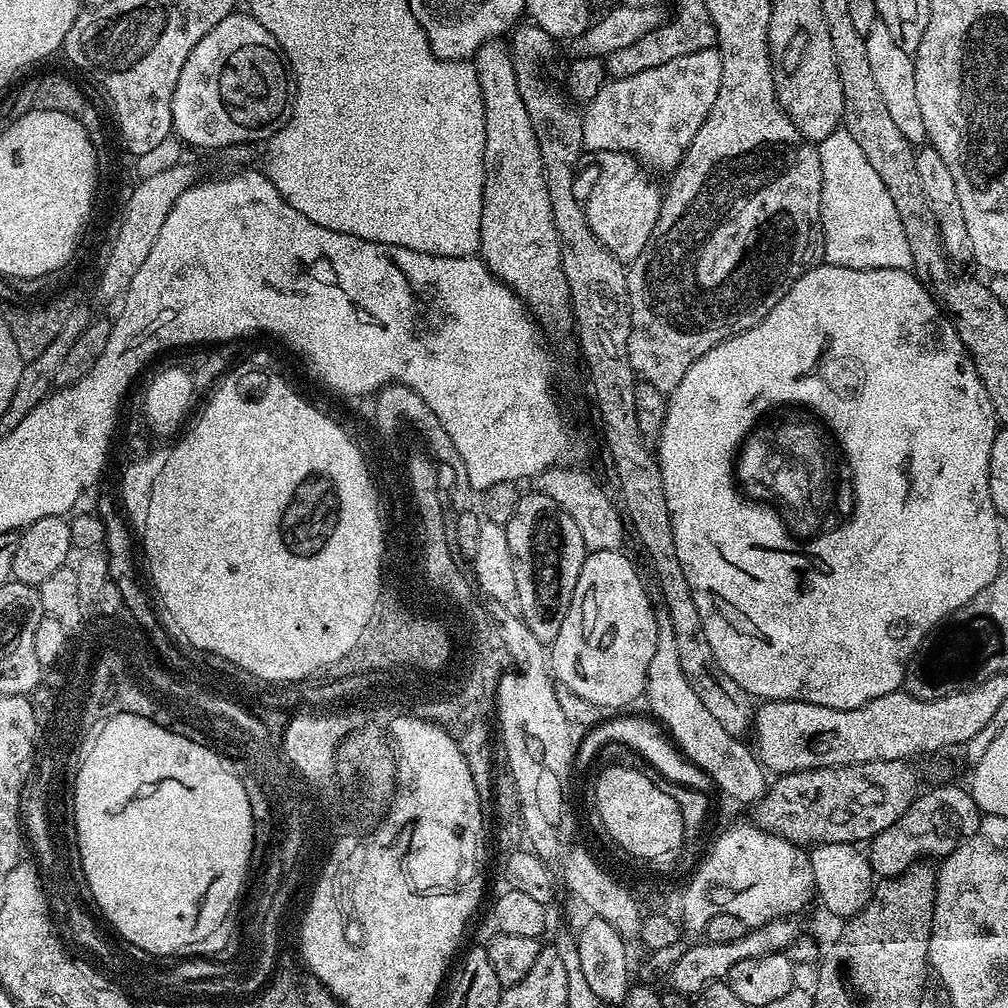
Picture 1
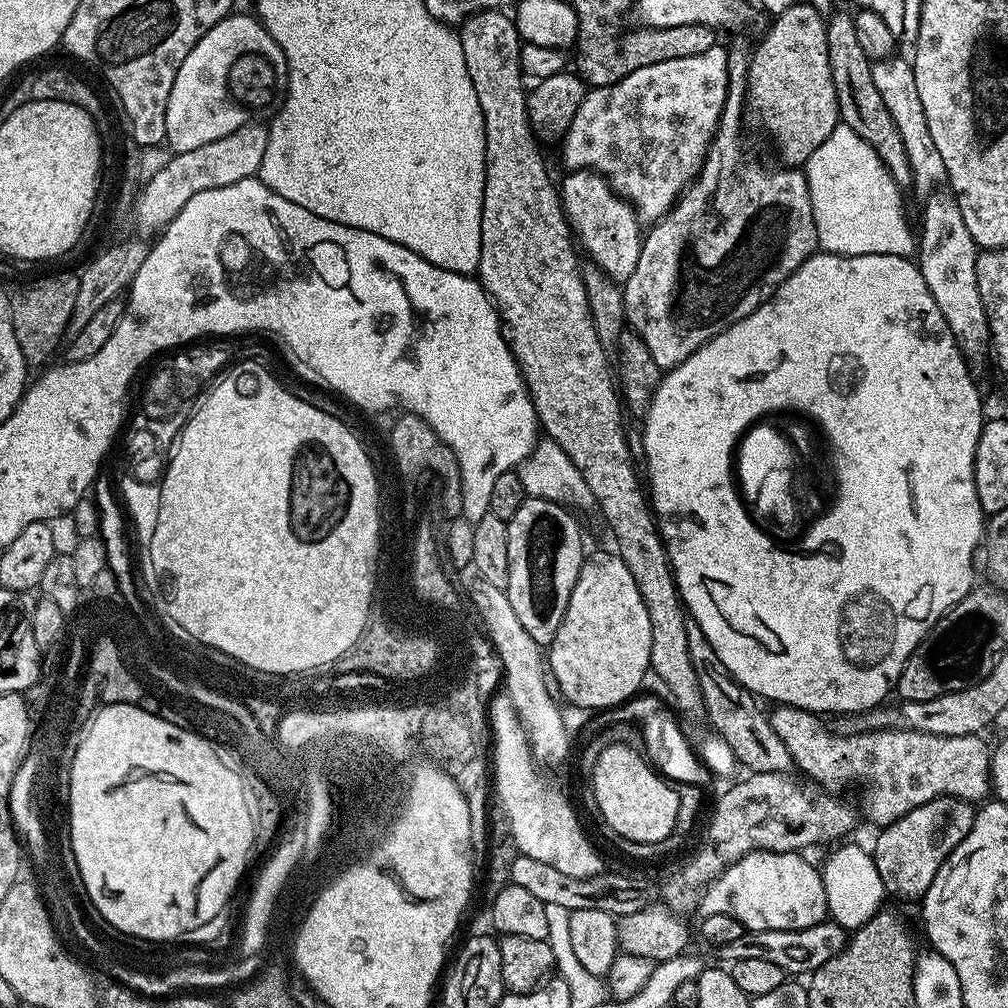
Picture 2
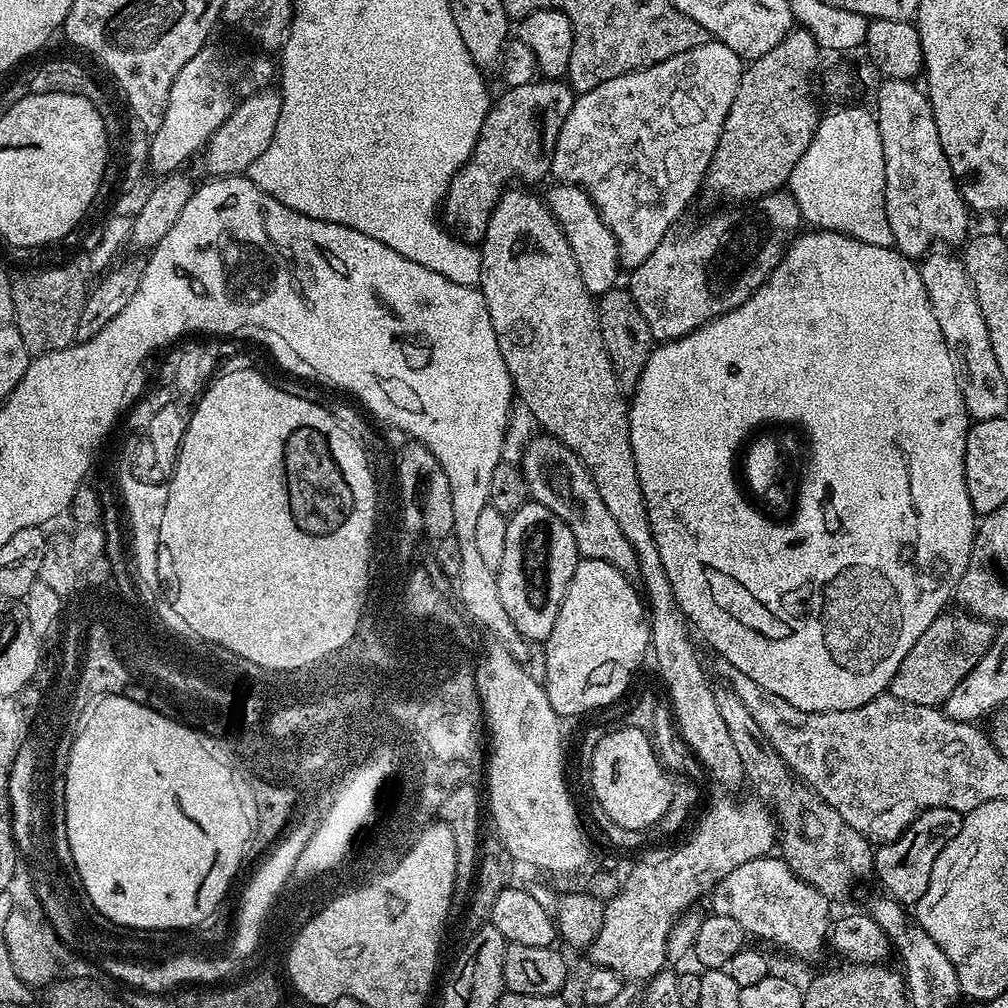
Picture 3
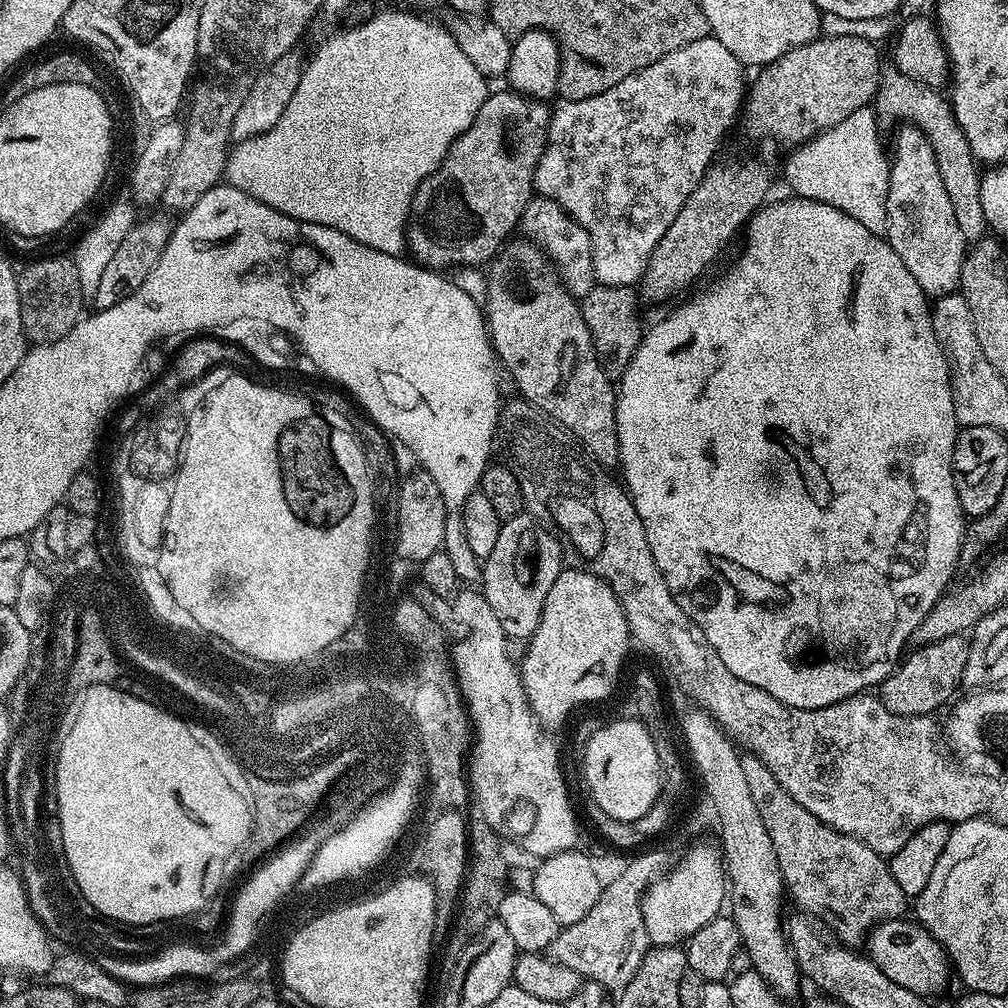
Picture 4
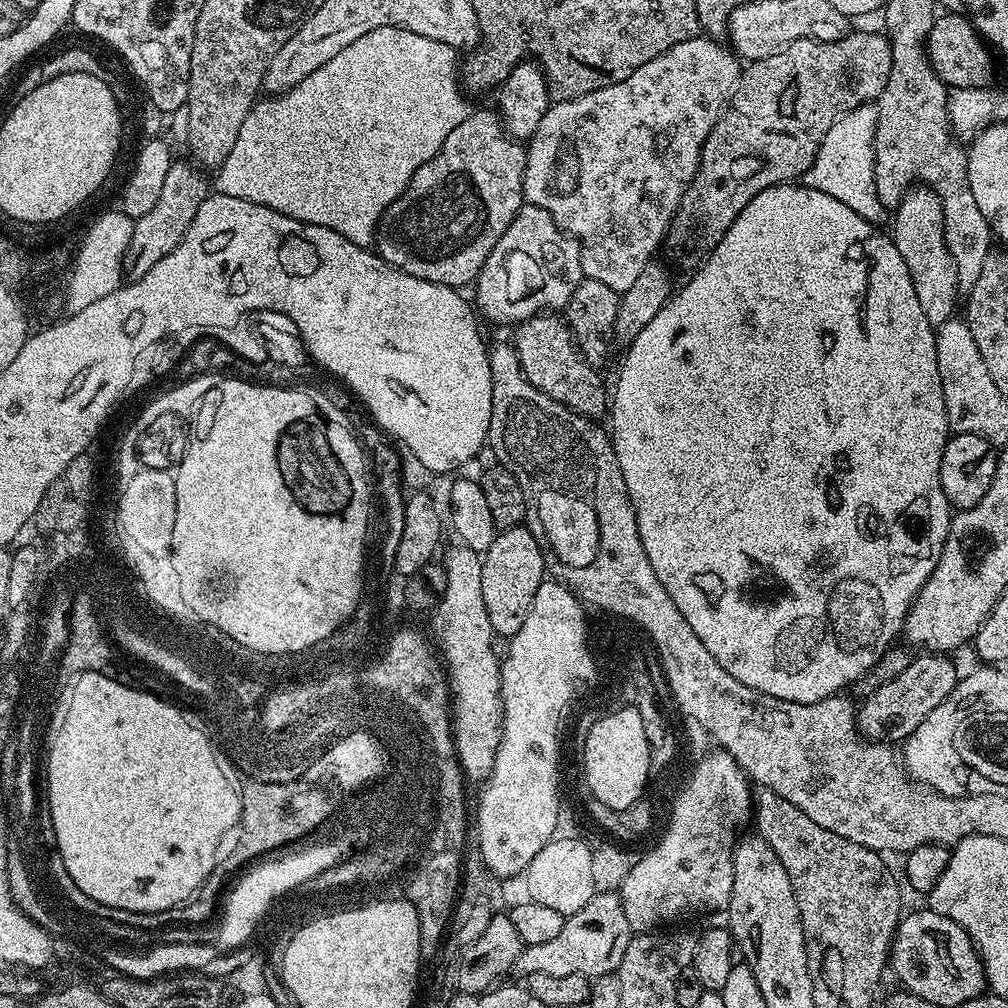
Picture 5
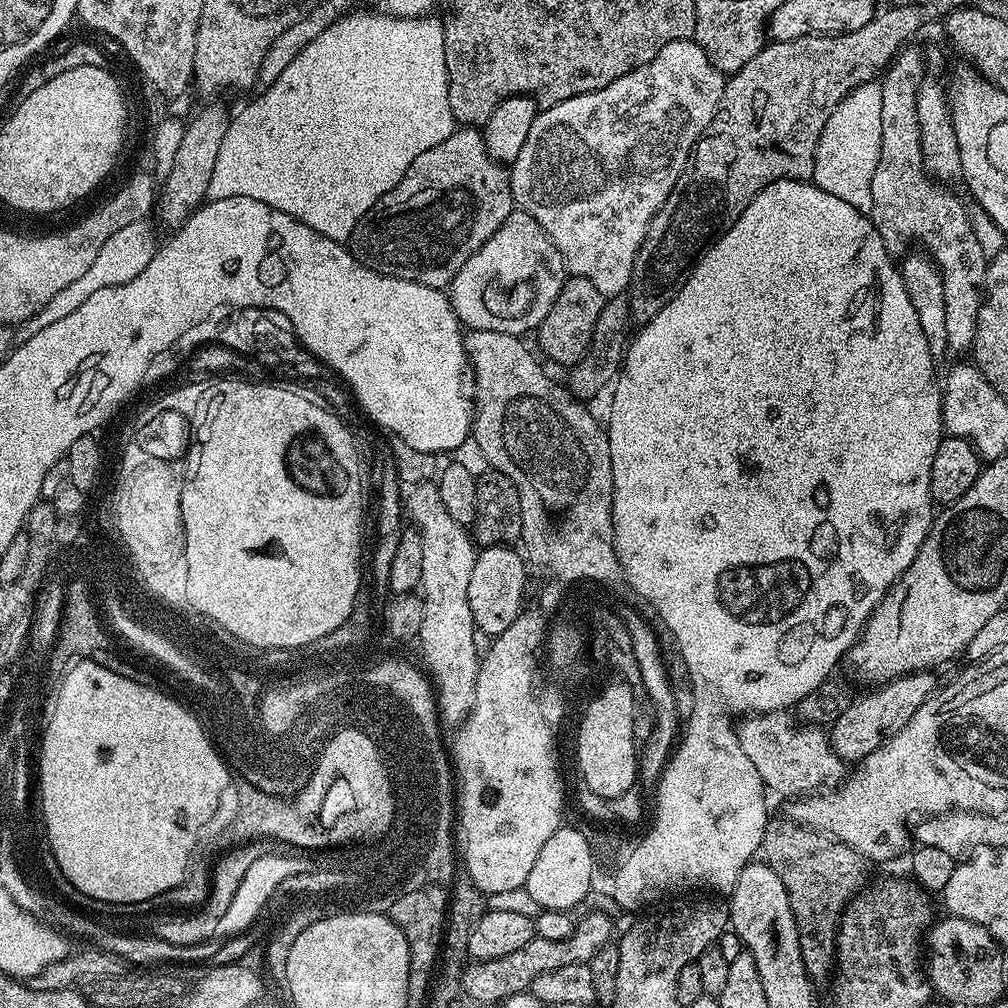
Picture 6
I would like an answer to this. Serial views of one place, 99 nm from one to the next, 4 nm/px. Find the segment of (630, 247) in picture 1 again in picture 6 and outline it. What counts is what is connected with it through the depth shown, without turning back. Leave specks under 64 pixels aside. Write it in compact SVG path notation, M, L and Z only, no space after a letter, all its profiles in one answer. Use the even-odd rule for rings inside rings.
M514 210L506 218L506 222L502 222L499 230L470 257L466 266L458 270L446 295L452 301L454 314L465 329L494 330L498 334L523 337L524 332L531 328L532 331L539 329L542 321L550 314L550 306L554 306L565 279L564 259L546 230L542 230L542 226L538 226L538 222L530 218L530 214Z

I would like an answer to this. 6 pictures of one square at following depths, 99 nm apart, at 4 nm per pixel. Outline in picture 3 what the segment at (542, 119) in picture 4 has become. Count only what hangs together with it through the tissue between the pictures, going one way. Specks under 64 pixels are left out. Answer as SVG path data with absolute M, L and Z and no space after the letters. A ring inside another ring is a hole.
M537 79L526 86L514 86L501 91L501 96L489 107L478 142L470 158L448 183L448 193L442 205L442 224L457 240L479 245L486 234L492 207L513 183L515 176L524 176L523 183L536 186L552 171L552 155L558 142L558 130L566 114L574 106L576 96L564 80Z

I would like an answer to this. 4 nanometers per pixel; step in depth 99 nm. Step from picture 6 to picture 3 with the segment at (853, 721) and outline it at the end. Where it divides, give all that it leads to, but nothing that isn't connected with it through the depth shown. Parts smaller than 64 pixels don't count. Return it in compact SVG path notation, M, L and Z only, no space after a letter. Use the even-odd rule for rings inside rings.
M941 614L936 621L914 642L910 654L902 658L902 666L898 666L898 674L894 674L890 685L890 694L902 702L910 702L914 706L930 706L940 708L946 698L982 662L986 650L994 642L997 629L993 621L984 620L981 616L959 614L948 616Z

